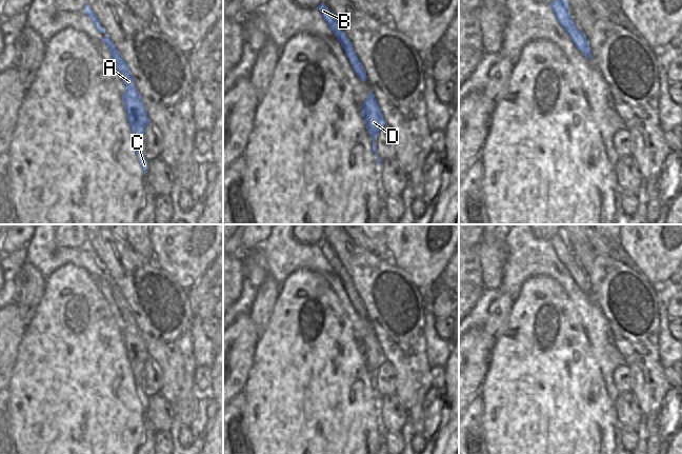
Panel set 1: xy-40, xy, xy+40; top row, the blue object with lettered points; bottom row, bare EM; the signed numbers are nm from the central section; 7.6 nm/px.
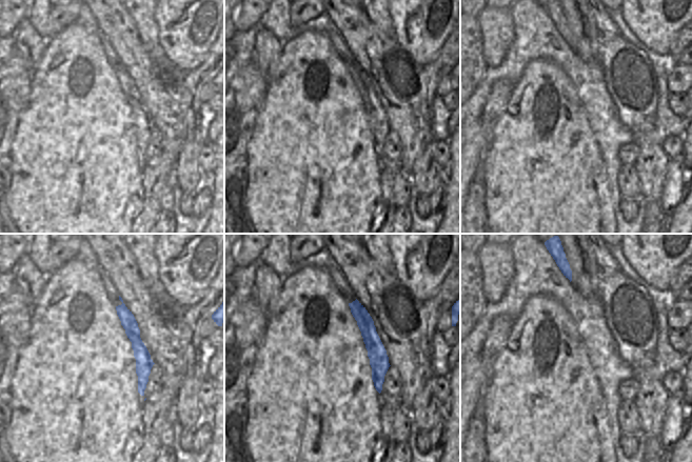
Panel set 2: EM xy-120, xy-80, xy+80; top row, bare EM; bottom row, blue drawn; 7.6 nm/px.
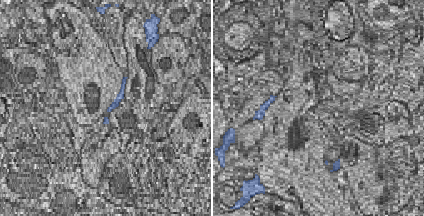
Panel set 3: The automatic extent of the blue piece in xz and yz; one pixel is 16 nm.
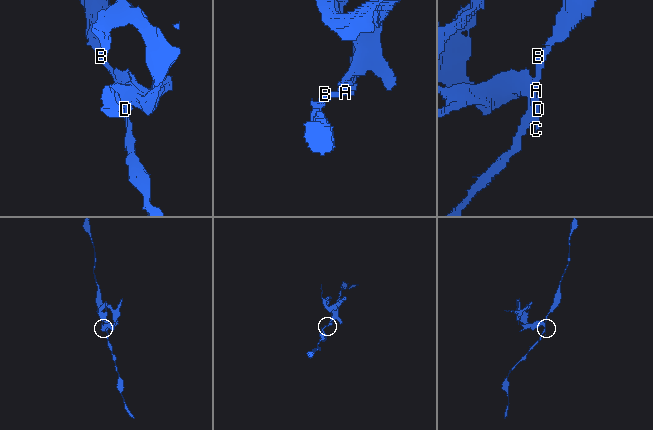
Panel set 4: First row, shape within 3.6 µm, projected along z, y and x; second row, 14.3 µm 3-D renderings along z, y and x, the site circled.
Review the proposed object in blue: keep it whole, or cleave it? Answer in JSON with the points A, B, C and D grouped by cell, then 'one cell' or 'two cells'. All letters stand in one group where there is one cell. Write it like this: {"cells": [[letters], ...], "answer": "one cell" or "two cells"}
{"cells": [["A", "C", "D"], ["B"]], "answer": "two cells"}

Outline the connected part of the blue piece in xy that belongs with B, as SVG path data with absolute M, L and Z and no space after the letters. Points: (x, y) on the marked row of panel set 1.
M321 3L317 7L317 9L320 11L324 21L326 22L330 31L335 34L335 36L339 40L343 51L346 52L347 51L346 46L352 45L352 42L343 32L341 25L339 24L339 22L330 12L330 9L324 3Z

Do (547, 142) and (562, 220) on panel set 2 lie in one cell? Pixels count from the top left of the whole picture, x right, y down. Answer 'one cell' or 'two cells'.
one cell

